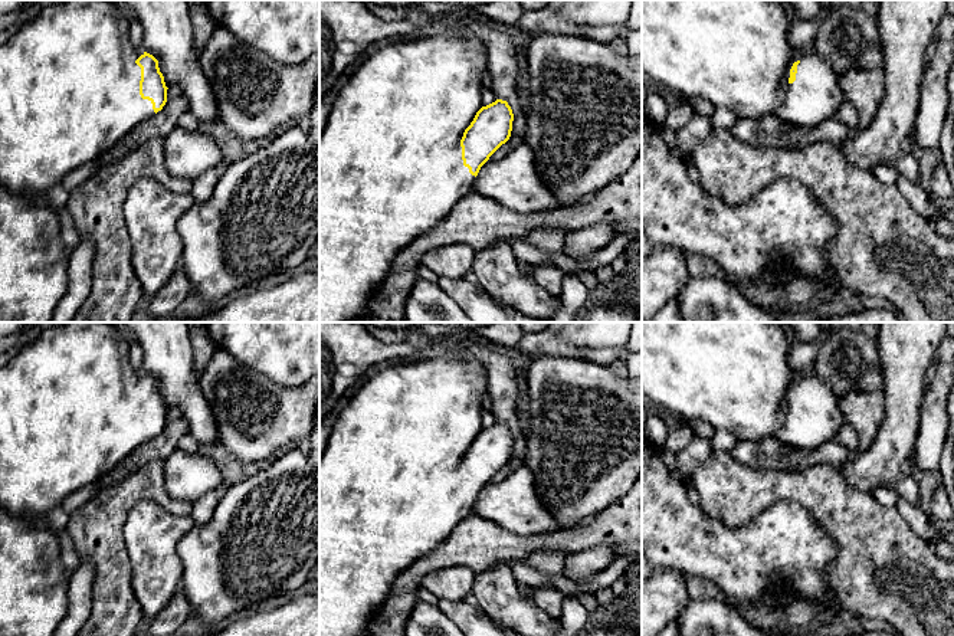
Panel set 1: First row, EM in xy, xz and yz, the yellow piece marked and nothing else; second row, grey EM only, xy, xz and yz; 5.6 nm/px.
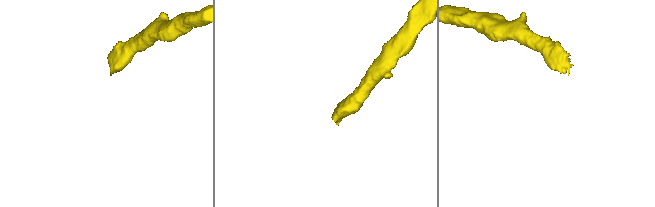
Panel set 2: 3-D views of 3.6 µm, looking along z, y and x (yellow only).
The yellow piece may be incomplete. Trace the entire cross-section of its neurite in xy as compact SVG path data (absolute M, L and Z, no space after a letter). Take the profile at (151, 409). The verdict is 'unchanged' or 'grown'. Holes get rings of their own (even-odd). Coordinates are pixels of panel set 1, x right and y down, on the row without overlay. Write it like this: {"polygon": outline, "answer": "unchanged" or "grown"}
{"polygon": "M60 322L0 368L0 511L45 515L163 432L168 410L158 383L132 367L130 341L117 322Z", "answer": "grown"}

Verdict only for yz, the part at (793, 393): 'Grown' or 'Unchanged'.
Grown

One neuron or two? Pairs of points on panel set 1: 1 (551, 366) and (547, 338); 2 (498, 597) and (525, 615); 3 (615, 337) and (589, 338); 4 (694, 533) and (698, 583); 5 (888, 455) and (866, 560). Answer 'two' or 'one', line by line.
1: two
2: one
3: one
4: two
5: two

